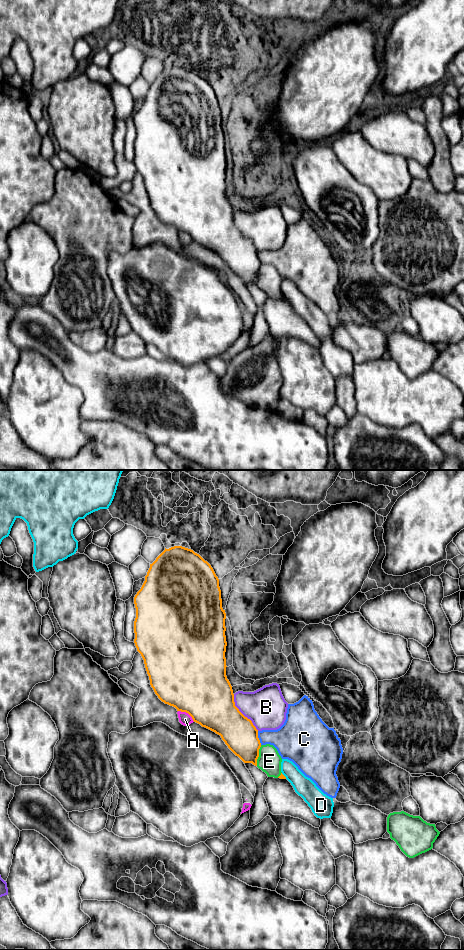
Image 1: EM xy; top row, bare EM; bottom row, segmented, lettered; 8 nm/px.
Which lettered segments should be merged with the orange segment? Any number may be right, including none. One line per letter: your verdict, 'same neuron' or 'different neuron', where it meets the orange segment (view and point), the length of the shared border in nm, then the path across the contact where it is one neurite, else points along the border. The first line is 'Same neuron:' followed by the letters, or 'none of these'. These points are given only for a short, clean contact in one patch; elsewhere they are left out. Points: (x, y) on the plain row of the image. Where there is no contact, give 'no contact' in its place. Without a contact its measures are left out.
Same neuron: none of these
A: different neuron; contact xy (187, 232); length 160 nm; border xy (178, 230), (185, 231), (194, 241)
B: different neuron; contact xy (241, 233); length 360 nm
C: different neuron; contact xy (258, 258); length 120 nm; border xy (257, 251), (257, 257), (261, 264)
D: different neuron; contact xy (284, 296); length 60 nm
E: different neuron; contact xy (258, 275); length 170 nm

